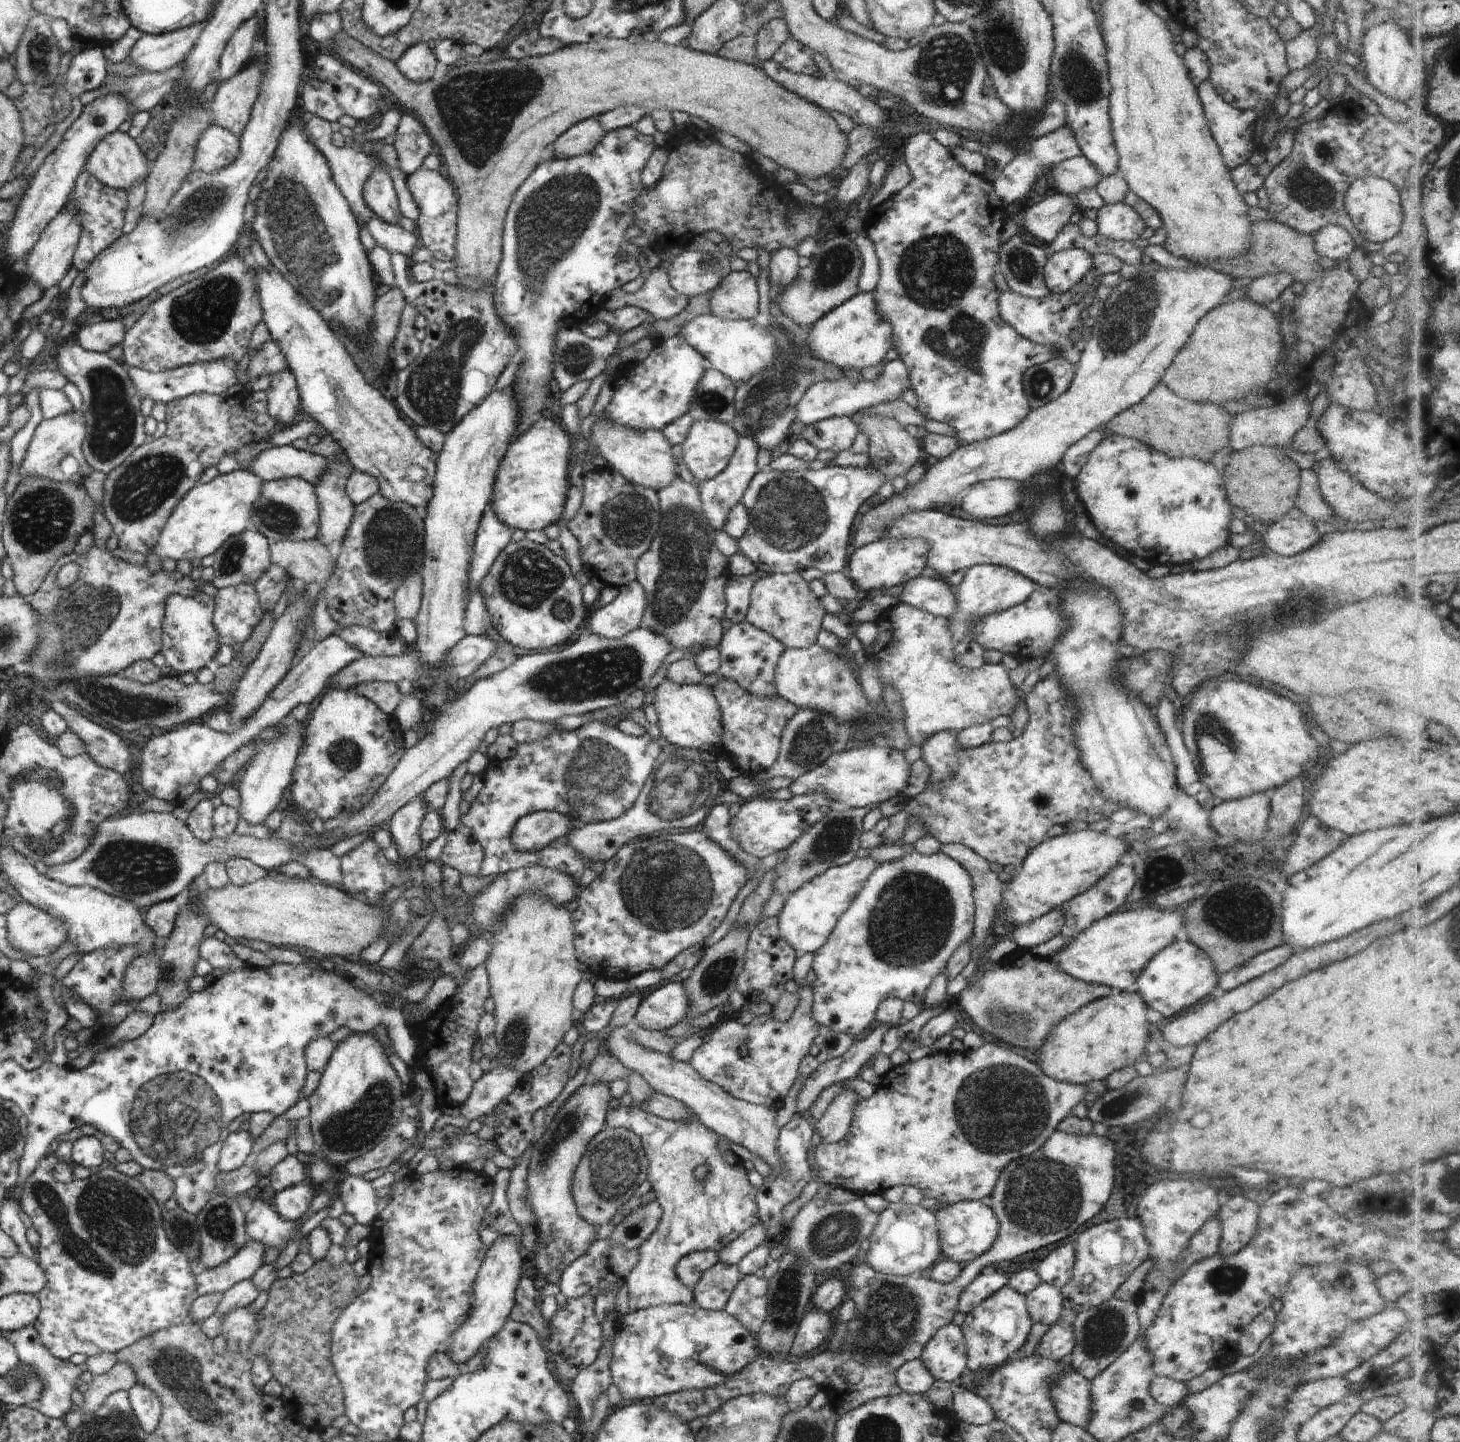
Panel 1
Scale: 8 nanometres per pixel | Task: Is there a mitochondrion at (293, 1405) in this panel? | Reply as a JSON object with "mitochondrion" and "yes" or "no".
{"mitochondrion":"no"}

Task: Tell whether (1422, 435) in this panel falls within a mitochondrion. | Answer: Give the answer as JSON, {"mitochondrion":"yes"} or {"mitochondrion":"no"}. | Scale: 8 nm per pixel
{"mitochondrion":"no"}

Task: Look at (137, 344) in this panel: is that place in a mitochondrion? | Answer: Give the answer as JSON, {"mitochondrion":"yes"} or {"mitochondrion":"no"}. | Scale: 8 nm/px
{"mitochondrion":"no"}

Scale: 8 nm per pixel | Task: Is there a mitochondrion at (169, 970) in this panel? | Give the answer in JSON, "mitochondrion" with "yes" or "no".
{"mitochondrion":"yes"}

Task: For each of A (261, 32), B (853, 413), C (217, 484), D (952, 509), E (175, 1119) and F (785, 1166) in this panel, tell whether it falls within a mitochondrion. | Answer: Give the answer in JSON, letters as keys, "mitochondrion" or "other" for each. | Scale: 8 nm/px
{"A":"other","B":"other","C":"other","D":"other","E":"mitochondrion","F":"other"}

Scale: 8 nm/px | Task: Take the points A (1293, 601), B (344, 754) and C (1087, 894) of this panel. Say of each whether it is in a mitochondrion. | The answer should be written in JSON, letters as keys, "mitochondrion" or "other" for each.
{"A":"mitochondrion","B":"mitochondrion","C":"other"}

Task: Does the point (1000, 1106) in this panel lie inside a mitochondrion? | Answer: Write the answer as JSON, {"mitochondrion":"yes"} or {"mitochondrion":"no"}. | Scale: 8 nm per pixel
{"mitochondrion":"yes"}

